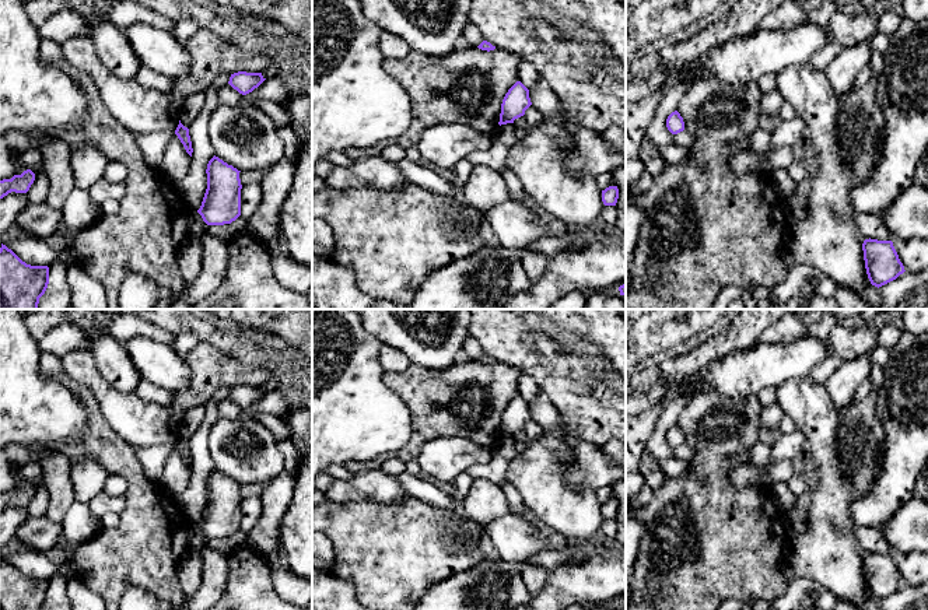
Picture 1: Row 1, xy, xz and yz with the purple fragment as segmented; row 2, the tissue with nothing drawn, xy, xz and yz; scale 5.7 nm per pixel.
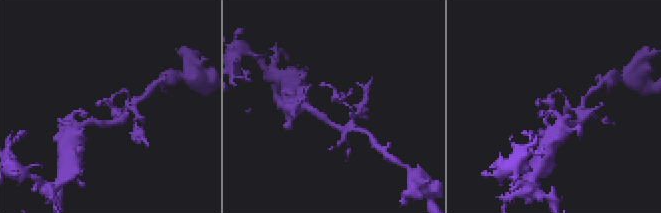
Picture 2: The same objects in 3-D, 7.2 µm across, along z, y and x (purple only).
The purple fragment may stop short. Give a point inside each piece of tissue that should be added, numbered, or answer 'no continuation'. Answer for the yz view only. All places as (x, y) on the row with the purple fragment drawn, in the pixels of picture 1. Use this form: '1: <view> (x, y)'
no continuation

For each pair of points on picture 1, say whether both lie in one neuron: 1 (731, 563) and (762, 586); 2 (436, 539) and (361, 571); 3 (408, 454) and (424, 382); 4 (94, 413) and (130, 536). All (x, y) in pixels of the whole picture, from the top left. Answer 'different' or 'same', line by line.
1: same
2: same
3: same
4: same

